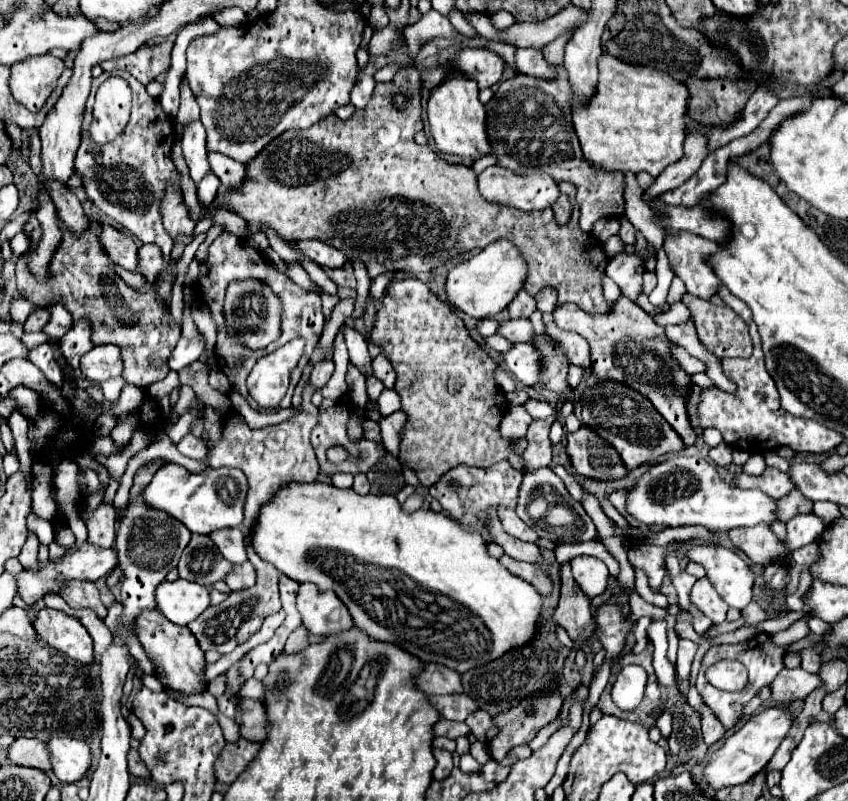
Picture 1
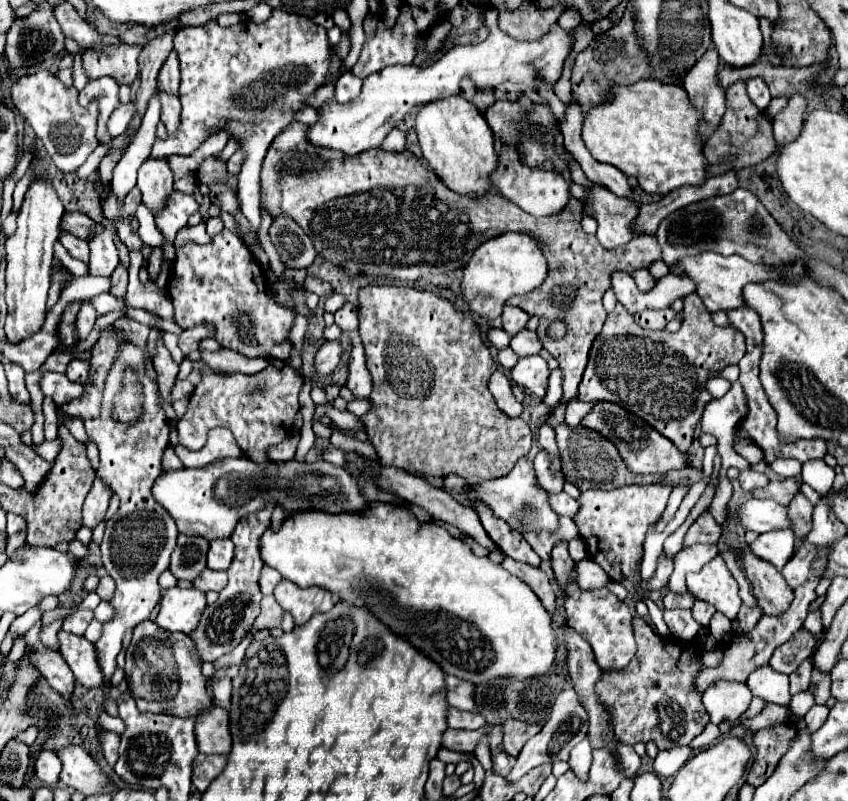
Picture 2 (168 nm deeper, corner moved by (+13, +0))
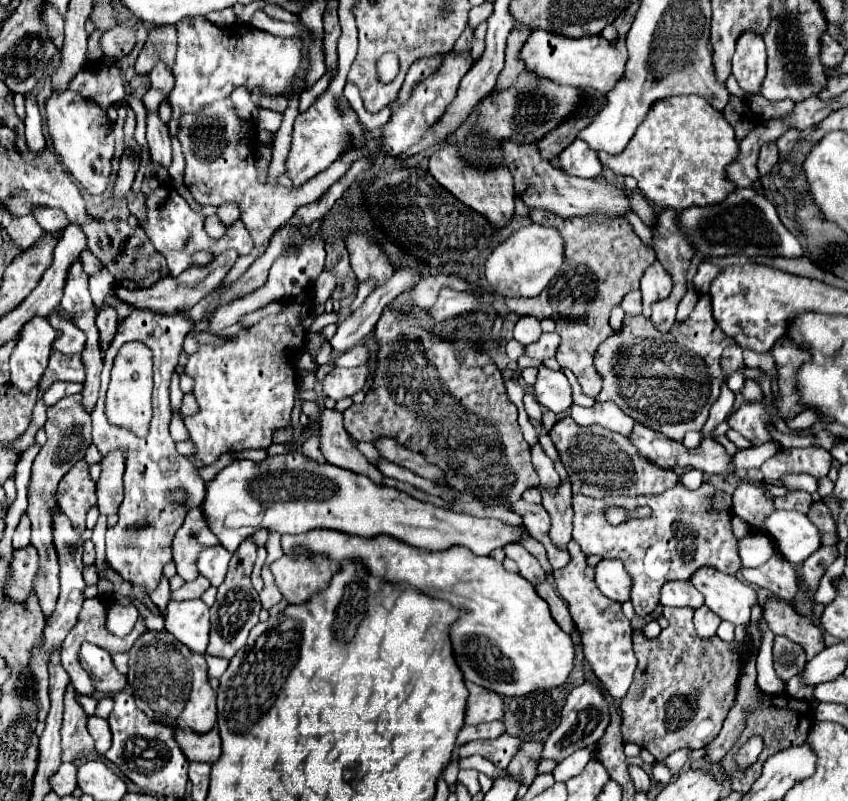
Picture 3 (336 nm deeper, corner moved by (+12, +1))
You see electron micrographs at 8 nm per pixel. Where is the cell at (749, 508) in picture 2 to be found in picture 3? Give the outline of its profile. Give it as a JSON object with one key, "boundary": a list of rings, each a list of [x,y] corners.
{"boundary":[[[775,511],[765,521],[767,531],[777,541],[779,553],[793,565],[803,563],[821,547],[821,533],[799,511]]]}

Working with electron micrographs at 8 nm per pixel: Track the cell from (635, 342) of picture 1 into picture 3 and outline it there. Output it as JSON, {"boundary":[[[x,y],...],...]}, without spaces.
{"boundary":[[[701,295],[695,305],[695,311],[687,317],[687,321],[675,323],[669,333],[657,333],[653,323],[643,315],[625,317],[621,333],[615,333],[605,339],[595,353],[595,367],[603,377],[603,389],[597,395],[597,401],[613,401],[623,413],[633,417],[637,423],[655,429],[673,441],[683,441],[683,435],[687,431],[703,429],[709,417],[709,409],[719,397],[719,387],[723,383],[719,357],[729,345],[735,345],[735,341],[727,337],[719,329],[719,325],[715,325],[709,295]]]}

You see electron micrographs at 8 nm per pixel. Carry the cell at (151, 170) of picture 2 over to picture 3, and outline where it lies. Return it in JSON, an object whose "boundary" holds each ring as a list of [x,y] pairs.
{"boundary":[[[157,111],[147,113],[147,141],[149,141],[155,169],[159,169],[159,165],[169,167],[171,165],[171,139],[167,133],[167,123],[161,121]]]}

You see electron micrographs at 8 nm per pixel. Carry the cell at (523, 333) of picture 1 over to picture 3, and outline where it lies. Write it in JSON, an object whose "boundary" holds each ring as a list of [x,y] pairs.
{"boundary":[[[543,333],[537,343],[525,347],[525,355],[535,357],[539,361],[545,361],[549,357],[555,357],[557,347],[559,347],[559,335],[557,333]]]}

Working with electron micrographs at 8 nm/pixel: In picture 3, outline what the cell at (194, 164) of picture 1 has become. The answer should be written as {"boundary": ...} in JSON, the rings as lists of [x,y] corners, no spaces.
{"boundary":[[[163,61],[155,63],[149,77],[151,77],[151,87],[157,87],[165,95],[171,93],[171,89],[173,89],[173,73],[171,73],[171,69],[167,69],[167,65],[163,65]]]}

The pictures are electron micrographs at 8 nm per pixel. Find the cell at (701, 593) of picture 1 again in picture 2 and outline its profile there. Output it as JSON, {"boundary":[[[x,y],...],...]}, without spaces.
{"boundary":[[[694,600],[694,606],[692,606],[692,614],[694,614],[694,620],[700,622],[702,626],[708,626],[712,614],[714,614],[714,606],[710,606],[708,602],[702,602],[702,600]]]}

